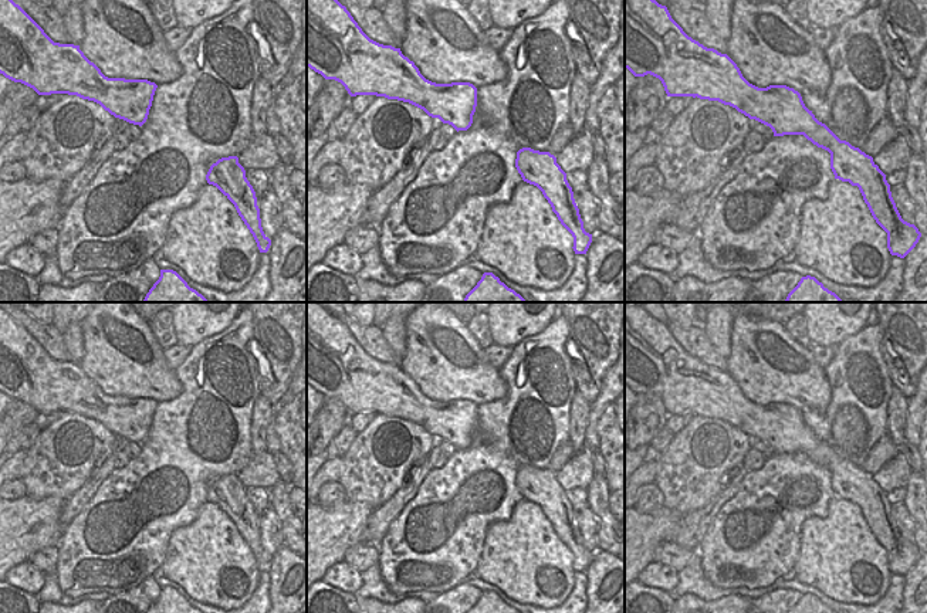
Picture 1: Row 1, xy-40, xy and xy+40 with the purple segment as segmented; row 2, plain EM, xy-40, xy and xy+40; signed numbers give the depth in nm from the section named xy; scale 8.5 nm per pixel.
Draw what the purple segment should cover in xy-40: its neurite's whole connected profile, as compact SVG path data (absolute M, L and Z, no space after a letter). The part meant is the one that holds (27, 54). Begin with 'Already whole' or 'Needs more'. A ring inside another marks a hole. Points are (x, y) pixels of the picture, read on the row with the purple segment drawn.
Already whole. M0 0L0 74L33 88L38 95L68 94L99 104L115 118L142 126L149 115L158 88L148 79L108 78L91 62L79 45L54 43L44 30L13 0Z

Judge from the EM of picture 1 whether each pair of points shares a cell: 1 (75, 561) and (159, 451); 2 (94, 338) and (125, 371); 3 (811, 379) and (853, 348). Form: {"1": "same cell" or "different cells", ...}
{"1": "same cell", "2": "same cell", "3": "different cells"}

